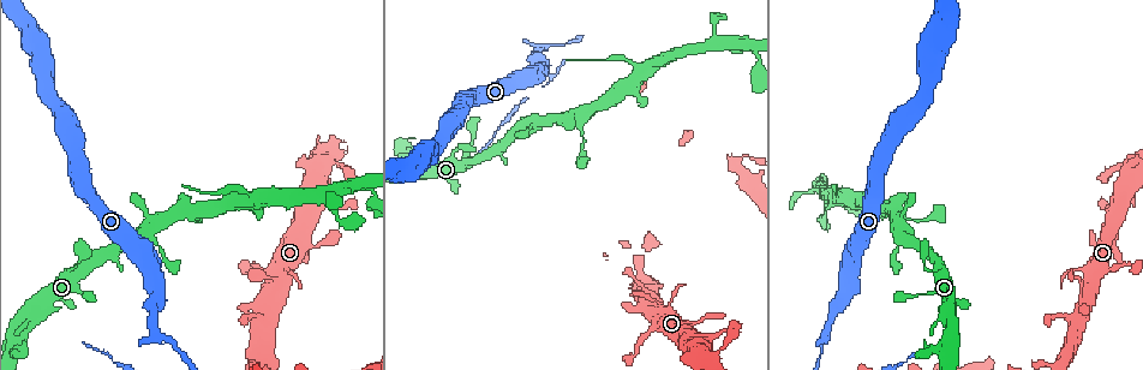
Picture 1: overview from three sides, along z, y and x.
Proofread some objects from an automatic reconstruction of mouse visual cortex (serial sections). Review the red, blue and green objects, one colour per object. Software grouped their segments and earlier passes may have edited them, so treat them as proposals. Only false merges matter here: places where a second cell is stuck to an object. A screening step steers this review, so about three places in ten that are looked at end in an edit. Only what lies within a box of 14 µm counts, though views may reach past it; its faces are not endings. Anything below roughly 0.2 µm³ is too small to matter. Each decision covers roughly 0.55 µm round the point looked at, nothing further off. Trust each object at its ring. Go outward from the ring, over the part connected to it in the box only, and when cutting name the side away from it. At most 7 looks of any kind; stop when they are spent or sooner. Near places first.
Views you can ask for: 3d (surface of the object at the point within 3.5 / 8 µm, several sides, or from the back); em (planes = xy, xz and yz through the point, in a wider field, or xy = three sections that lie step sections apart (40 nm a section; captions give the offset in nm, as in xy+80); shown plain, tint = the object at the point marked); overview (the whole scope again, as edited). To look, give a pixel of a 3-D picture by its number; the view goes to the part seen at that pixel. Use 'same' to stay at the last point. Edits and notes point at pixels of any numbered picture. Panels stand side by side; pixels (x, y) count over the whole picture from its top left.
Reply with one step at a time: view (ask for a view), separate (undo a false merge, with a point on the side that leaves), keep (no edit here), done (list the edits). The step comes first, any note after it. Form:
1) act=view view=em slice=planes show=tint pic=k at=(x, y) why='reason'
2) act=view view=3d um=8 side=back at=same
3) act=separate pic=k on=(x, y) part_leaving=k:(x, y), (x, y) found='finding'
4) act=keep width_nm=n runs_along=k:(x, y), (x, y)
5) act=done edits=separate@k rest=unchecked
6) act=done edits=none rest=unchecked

act=view view=3d um=3.5 side=back pic=1 at=(363, 182) why='calibre changes'

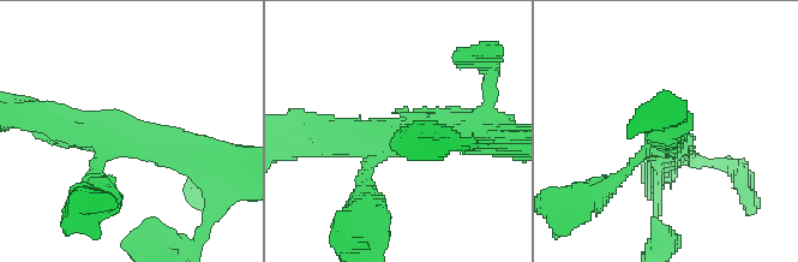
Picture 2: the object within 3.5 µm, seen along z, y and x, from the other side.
act=view view=em slice=xy step=3 show=tint pic=2 at=(130, 141) arms=3 arm_widths_nm=150,350,450

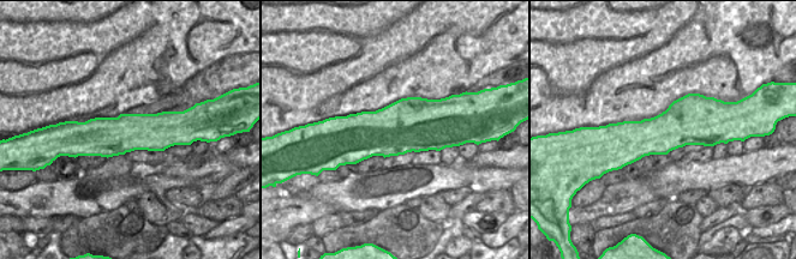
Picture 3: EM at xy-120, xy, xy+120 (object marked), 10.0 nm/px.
act=keep runs_along=2:(480, 137), (388, 135), (366, 180) found='continuous, no second cell'

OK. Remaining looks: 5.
act=view view=3d um=3.5 pic=1 at=(711, 358) why='thick turns thin'

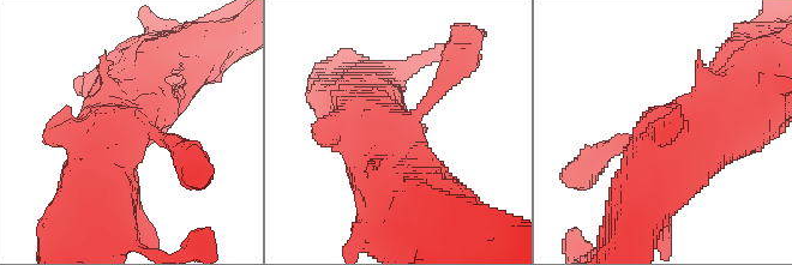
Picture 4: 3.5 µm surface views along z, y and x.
act=view view=em slice=xy step=5 show=tint pic=4 at=(128, 132)

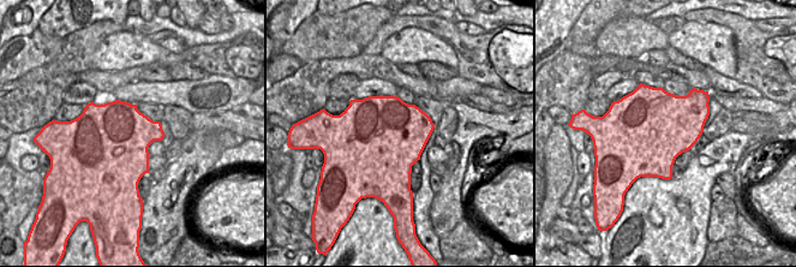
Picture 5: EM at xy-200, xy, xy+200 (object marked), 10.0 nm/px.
act=keep runs_along=4:(96, 190), (115, 134), (178, 149) found='one cell here'

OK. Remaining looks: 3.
act=view view=3d um=3.5 pic=1 at=(555, 46) why='calibre changes'

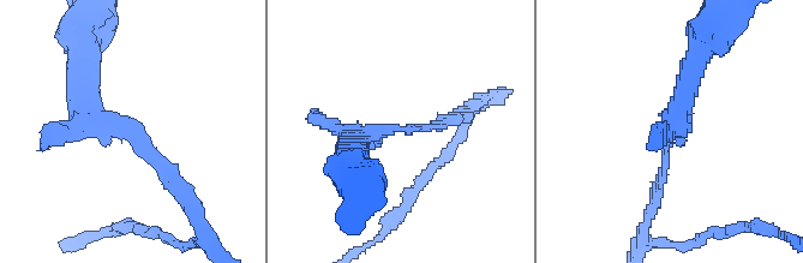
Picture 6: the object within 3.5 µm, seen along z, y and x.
act=view view=em slice=xy step=5 show=tint pic=6 at=(133, 135) arm_widths_nm=150,300

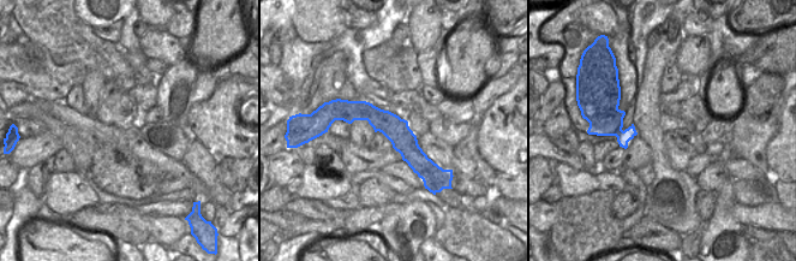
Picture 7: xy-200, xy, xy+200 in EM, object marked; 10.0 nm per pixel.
act=view view=em slice=planes show=tint at=same

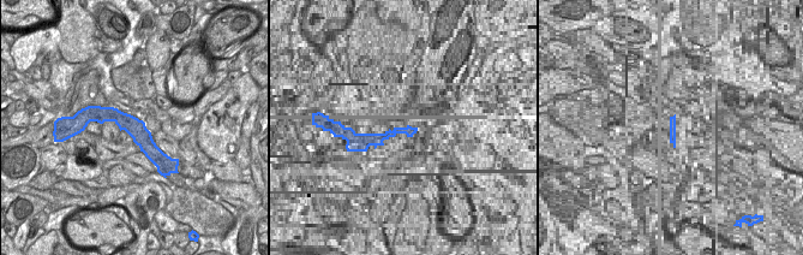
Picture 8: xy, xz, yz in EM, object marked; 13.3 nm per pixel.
act=keep runs_along=8:(99, 118), (126, 122), (161, 156) found='continuous, no second cell'

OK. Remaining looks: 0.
act=done edits=none rest=unchecked

